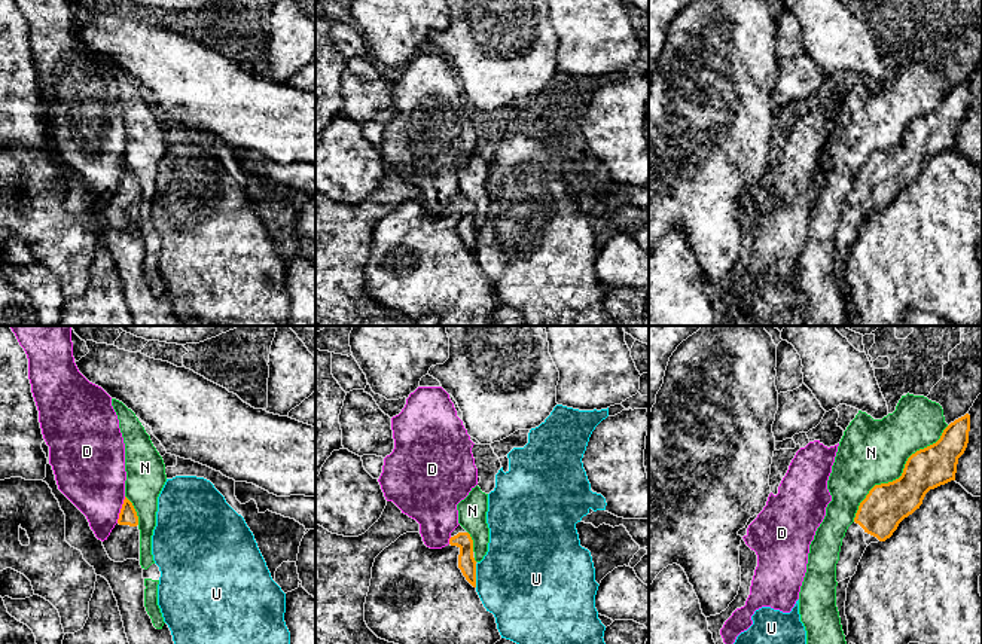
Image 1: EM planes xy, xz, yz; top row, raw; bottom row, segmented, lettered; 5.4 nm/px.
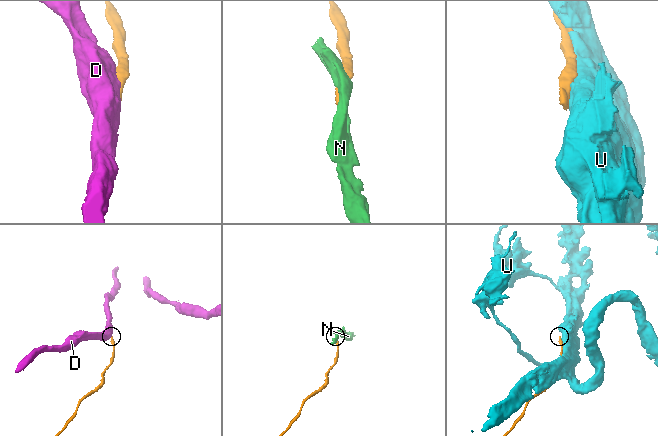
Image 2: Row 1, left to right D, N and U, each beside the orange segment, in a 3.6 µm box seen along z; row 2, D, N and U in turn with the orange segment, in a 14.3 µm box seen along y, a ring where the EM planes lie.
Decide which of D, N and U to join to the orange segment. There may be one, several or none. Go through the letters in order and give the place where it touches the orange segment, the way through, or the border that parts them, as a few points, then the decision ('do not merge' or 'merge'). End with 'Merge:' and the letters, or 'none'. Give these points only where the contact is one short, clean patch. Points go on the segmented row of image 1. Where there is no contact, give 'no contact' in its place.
D: meets orange in xy at (121, 510); border along xy (125, 497), (116, 522); do not merge
N: meets orange in yz at (900, 476); do not merge
U: meets orange in xz at (475, 576); do not merge
Merge: none

